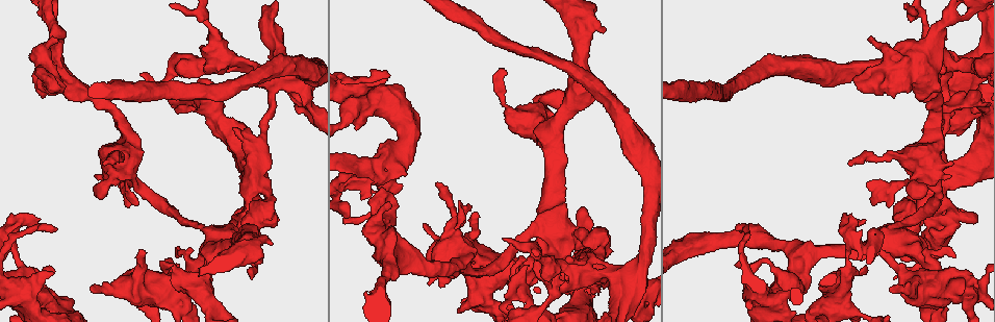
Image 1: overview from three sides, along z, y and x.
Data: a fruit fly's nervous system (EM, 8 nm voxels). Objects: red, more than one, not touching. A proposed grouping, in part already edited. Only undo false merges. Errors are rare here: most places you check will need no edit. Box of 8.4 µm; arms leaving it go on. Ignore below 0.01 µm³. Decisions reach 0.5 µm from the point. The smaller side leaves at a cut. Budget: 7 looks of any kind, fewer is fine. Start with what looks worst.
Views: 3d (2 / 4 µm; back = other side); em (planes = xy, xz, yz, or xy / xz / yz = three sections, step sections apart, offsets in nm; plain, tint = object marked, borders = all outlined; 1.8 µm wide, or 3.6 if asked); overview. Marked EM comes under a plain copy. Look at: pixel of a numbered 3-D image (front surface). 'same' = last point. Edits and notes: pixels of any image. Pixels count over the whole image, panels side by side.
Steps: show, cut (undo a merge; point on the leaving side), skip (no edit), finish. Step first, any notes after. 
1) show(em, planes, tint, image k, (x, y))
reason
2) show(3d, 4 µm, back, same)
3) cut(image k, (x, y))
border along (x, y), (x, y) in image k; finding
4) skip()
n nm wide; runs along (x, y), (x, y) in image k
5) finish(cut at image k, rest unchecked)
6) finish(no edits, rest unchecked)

show(em, xy, step 4, tint, image 1, (847, 257))
two arms in line, one across

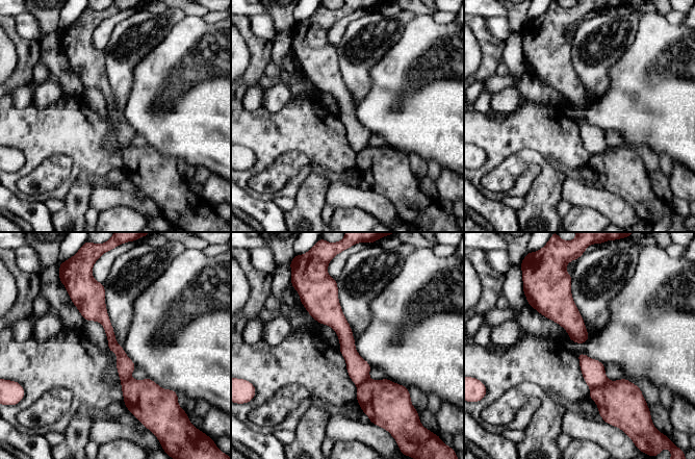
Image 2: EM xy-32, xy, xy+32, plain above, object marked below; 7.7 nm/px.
cut(image 2, (593, 371))
140 nm wide; border along (609, 381), (590, 388) in image 2; two cells meet here

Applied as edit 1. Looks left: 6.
show(3d, 4 µm, image 1, (528, 267))
sharp bend

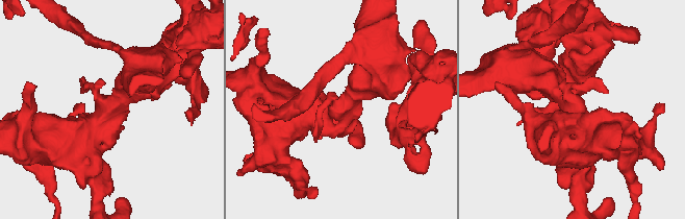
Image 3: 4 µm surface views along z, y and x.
show(em, xy, step 8, tint, image 3, (108, 111))

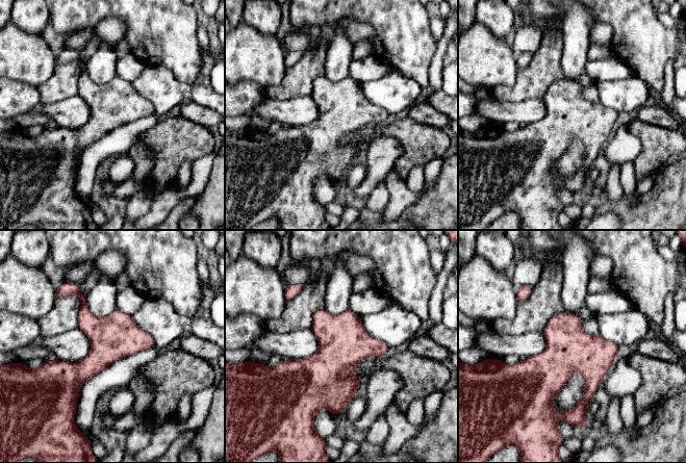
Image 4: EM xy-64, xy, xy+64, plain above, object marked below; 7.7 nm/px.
show(em, xz, step 16, tint, same)
cut it another way

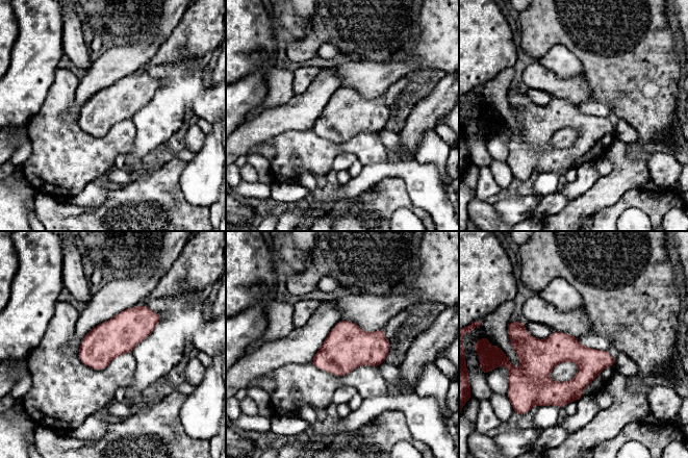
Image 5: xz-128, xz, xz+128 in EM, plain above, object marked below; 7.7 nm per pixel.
skip()
runs along (515, 342), (612, 362) in image 5; all the same cell

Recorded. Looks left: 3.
show(3d, 2 µm, image 1, (273, 90))
four arms meet

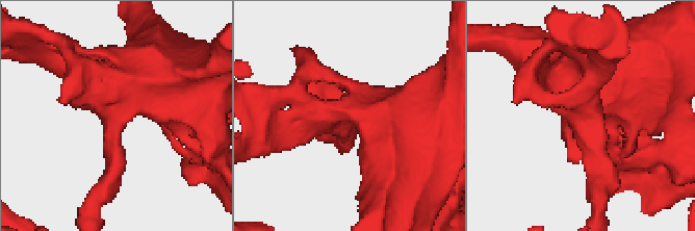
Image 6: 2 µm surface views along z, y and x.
show(em, planes, tint, image 6, (115, 116))
now the EM

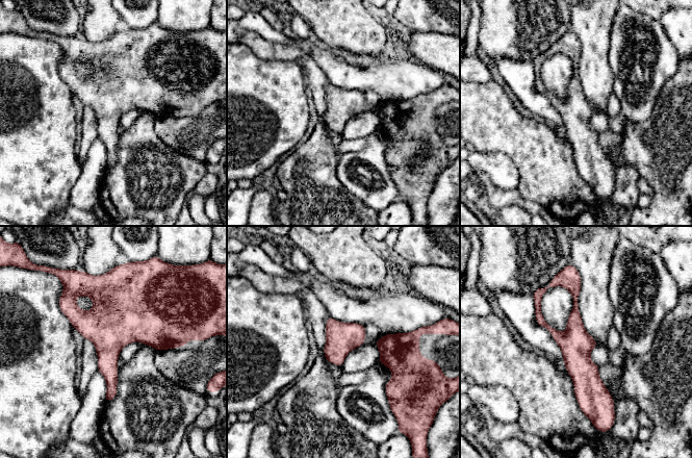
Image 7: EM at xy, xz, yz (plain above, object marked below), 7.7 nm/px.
skip()
all the same cell

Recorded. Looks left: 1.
finish(cut at image 2, rest unchecked)

